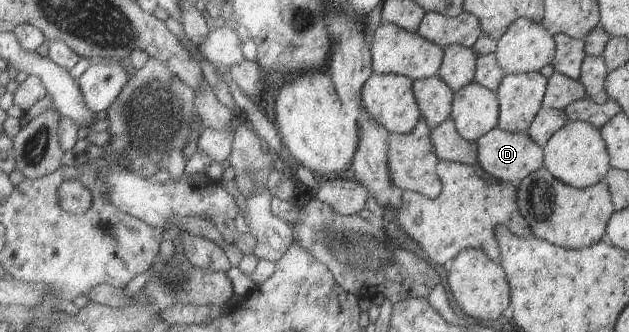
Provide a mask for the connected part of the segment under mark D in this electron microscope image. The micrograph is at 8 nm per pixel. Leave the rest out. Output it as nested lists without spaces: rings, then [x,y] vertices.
[[[496,127],[487,131],[475,142],[477,143],[476,164],[497,180],[514,184],[543,167],[543,148],[536,145],[525,132],[507,132]]]

